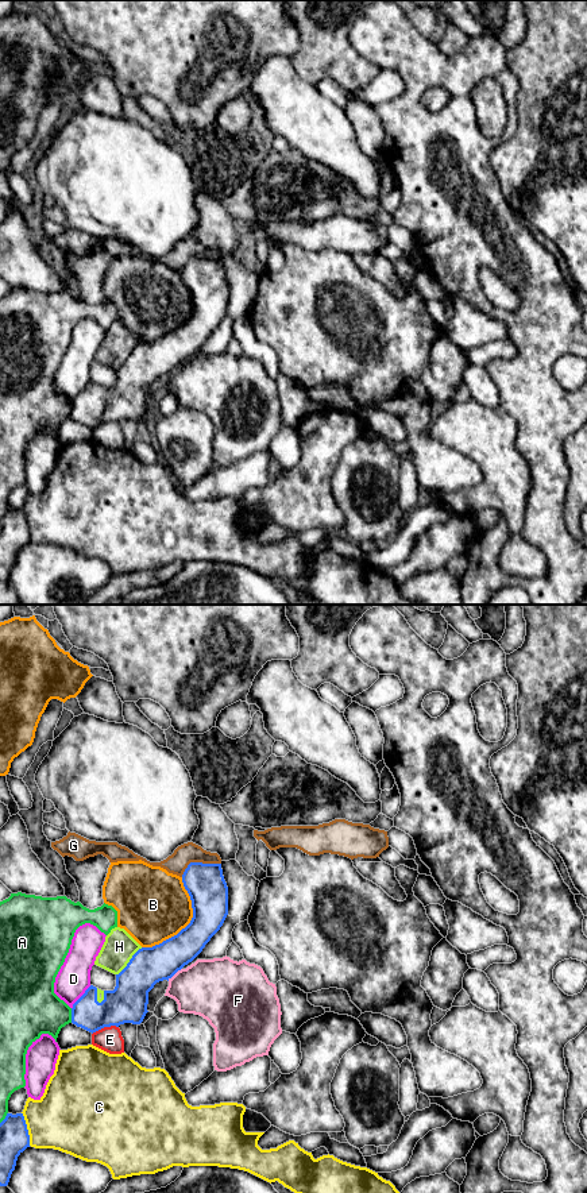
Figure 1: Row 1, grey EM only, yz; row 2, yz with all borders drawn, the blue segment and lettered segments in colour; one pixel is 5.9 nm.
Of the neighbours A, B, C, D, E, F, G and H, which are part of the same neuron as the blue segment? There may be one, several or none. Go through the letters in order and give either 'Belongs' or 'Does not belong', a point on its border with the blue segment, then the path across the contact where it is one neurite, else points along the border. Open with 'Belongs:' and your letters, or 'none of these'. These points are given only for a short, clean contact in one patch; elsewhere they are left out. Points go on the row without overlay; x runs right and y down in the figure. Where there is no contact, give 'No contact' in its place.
Belongs: H
A: Does not belong. Touches blue at yz (72, 410)
B: Does not belong. Touches blue at yz (189, 319)
C: Does not belong. Touches blue at yz (26, 524)
D: Does not belong. Touches blue at yz (80, 393)
E: Does not belong. Touches blue at yz (104, 421). Boundary: yz (118, 421), (104, 421), (92, 429)
F: Does not belong. Touches blue at yz (174, 369). Boundary: yz (181, 363), (168, 375)
G: Does not belong. Touches blue at yz (199, 258)
H: Belongs. Touches blue at yz (130, 356)

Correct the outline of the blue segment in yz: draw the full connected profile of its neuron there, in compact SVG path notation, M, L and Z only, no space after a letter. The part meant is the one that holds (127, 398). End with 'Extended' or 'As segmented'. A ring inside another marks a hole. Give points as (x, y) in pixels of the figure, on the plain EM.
M190 258L182 278L192 296L190 318L152 343L142 343L124 324L112 324L94 360L113 368L116 382L101 386L90 381L73 399L73 420L92 429L124 418L140 420L154 381L192 358L220 325L228 310L221 259Z. Extended

